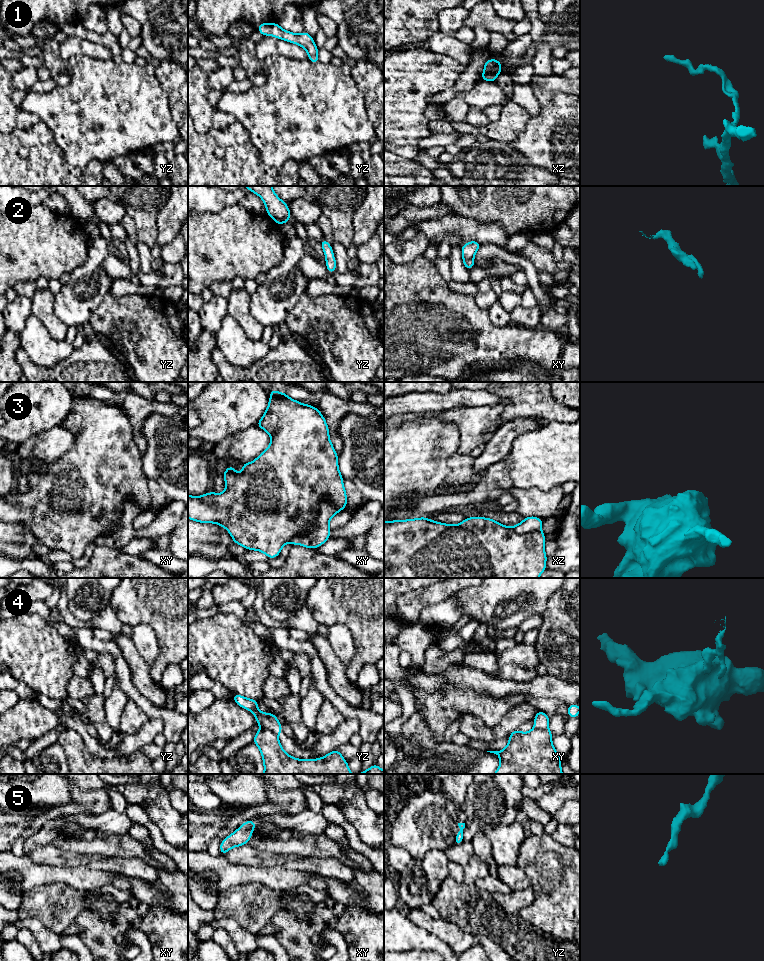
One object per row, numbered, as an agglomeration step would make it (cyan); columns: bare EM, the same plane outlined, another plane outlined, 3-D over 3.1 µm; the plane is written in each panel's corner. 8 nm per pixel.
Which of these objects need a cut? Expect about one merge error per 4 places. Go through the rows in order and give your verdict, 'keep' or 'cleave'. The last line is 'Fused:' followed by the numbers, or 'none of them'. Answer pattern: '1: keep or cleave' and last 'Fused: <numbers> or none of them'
1: keep
2: keep
3: cleave
4: cleave
5: keep
Fused: 3, 4

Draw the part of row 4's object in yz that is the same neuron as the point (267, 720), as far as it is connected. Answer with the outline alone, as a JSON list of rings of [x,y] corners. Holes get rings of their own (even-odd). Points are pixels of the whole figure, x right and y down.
[[[232,694],[232,699],[238,706],[251,711],[255,715],[256,724],[259,724],[262,728],[270,729],[276,735],[283,732],[281,723],[278,721],[276,715],[272,713],[263,713],[257,709],[259,704],[258,701],[246,698],[239,694]]]

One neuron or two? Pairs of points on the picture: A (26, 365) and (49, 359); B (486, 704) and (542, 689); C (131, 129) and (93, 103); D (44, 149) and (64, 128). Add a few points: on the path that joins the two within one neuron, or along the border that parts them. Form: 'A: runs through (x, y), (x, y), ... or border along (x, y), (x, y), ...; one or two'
A: border along (20, 345), (39, 366), (57, 363); two
B: border along (527, 697), (510, 695), (499, 698); two
C: runs through (122, 120), (112, 110), (102, 110); one
D: border along (41, 120), (51, 130), (66, 159); two

